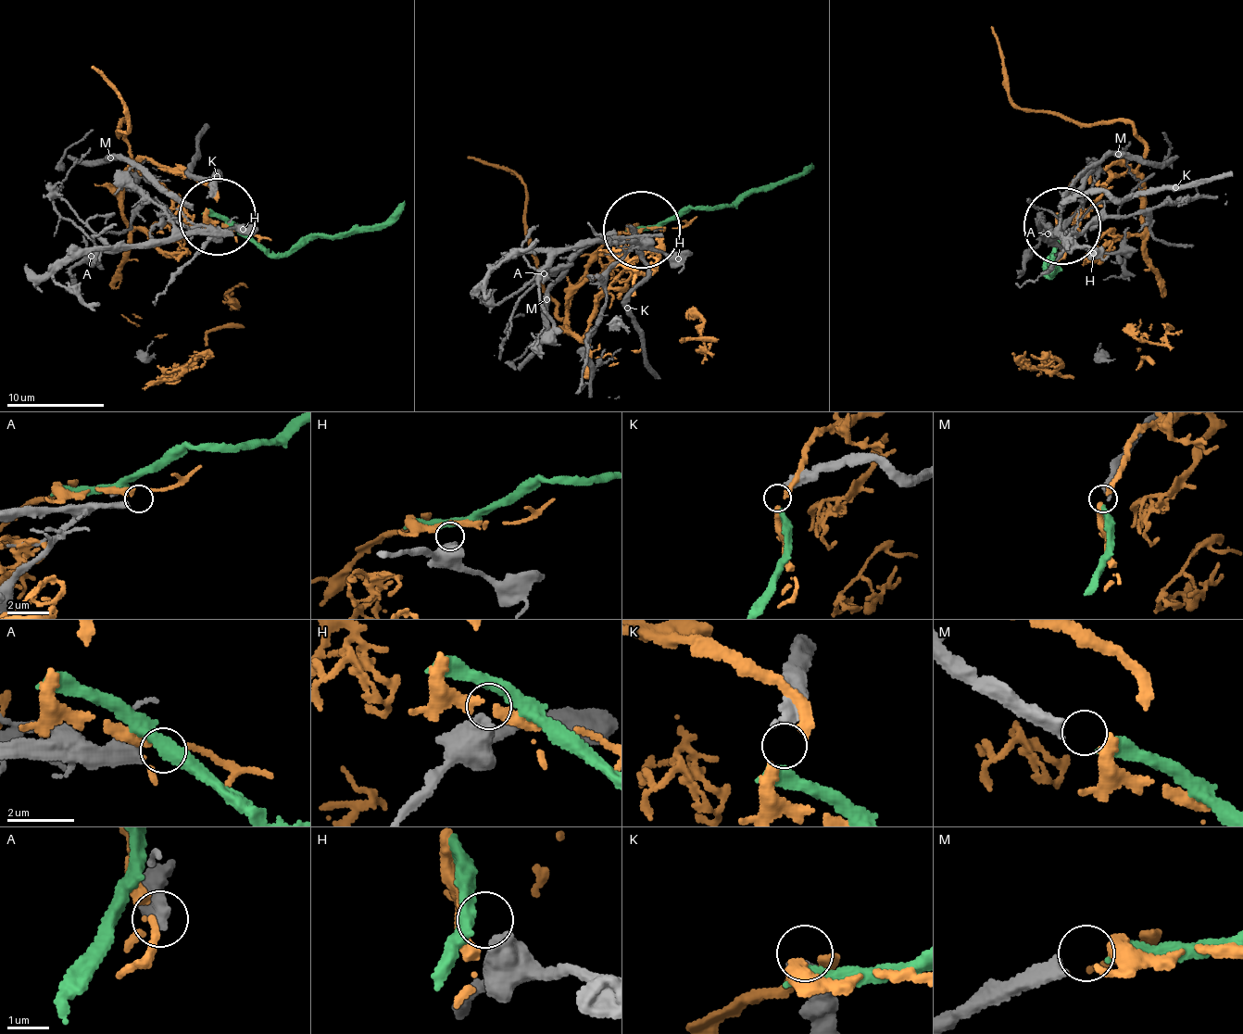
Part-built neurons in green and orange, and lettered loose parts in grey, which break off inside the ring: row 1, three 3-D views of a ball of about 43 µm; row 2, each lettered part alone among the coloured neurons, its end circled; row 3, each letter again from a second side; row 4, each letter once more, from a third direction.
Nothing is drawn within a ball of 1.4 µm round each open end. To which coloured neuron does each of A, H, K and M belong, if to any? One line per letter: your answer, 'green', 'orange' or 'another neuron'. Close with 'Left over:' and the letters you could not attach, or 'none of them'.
A: another neuron
H: another neuron
K: another neuron
M: green
Left over: A, H, K

